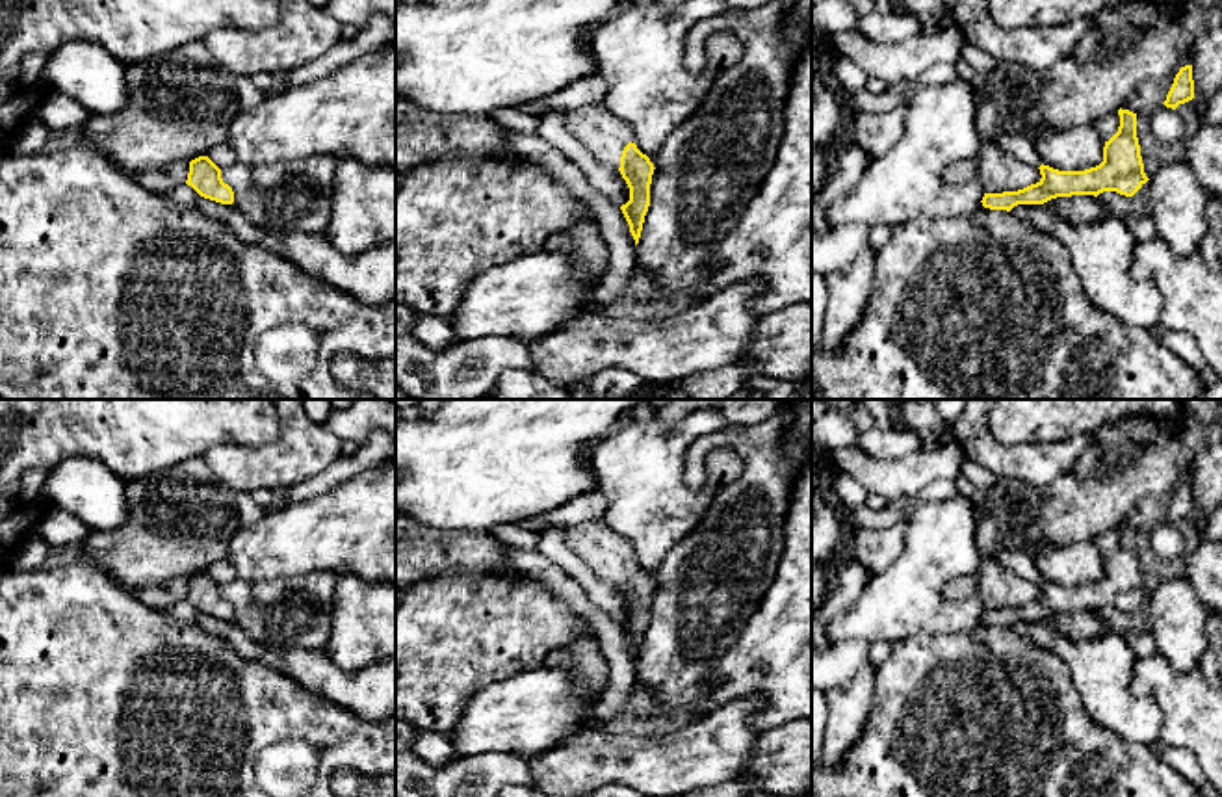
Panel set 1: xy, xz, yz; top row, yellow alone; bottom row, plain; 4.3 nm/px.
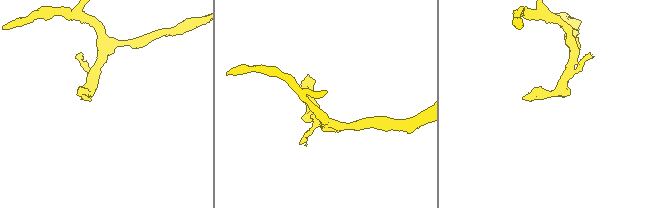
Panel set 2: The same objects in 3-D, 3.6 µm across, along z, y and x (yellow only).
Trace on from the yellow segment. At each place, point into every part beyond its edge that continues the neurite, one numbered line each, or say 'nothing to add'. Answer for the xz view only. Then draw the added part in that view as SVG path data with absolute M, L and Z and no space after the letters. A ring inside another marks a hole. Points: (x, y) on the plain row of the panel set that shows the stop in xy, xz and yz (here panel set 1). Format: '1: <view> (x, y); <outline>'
1: xz (606, 552); M605 520L559 526L565 544L607 585L620 591L620 572L635 552ZM635 559L637 561L637 559Z

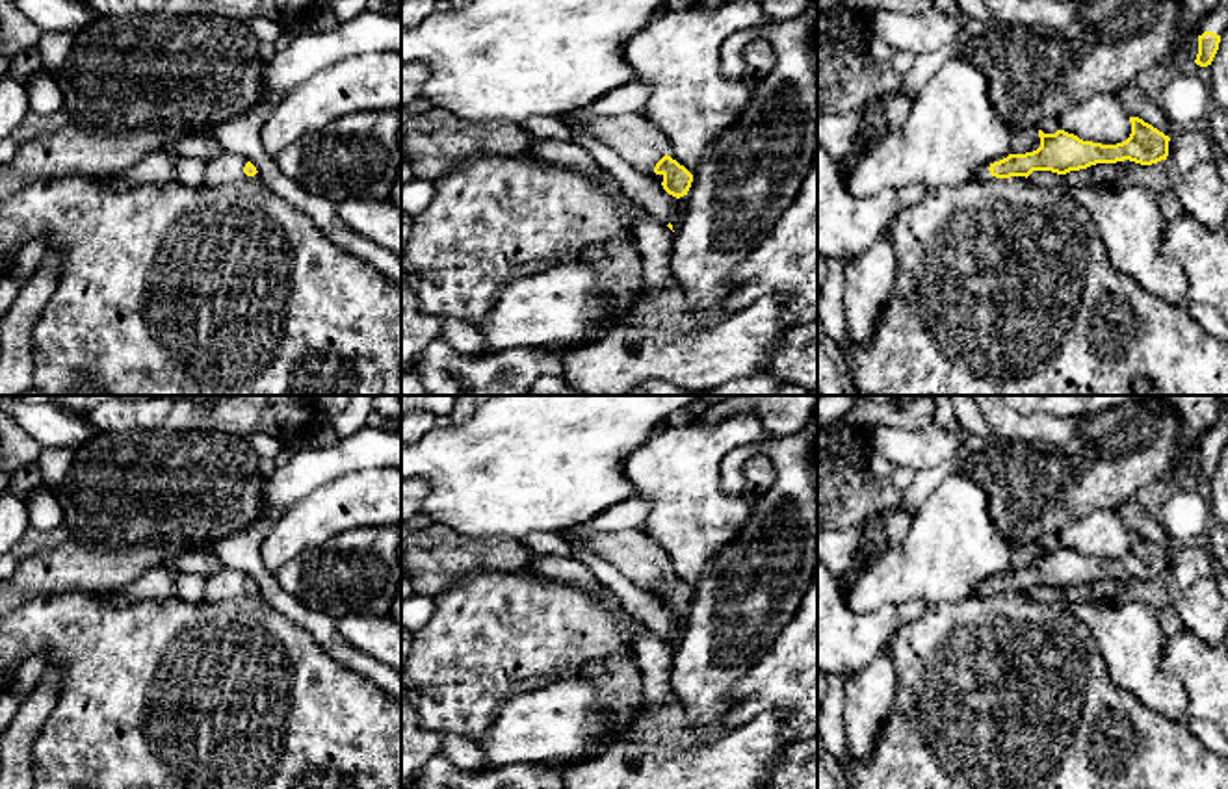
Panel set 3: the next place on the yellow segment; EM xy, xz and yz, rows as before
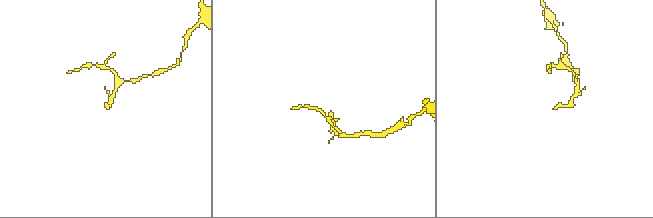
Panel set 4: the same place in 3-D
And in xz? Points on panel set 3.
1: xz (634, 554); M578 525L565 529L561 538L572 551L591 548L600 559L648 594L654 592L654 583L665 570L676 576L667 551L643 529L602 533Z

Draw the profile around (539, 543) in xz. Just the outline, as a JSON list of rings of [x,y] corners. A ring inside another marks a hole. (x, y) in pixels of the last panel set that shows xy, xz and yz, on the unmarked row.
[[[529,533],[520,538],[533,553],[541,555],[572,555],[570,546],[557,533]]]

